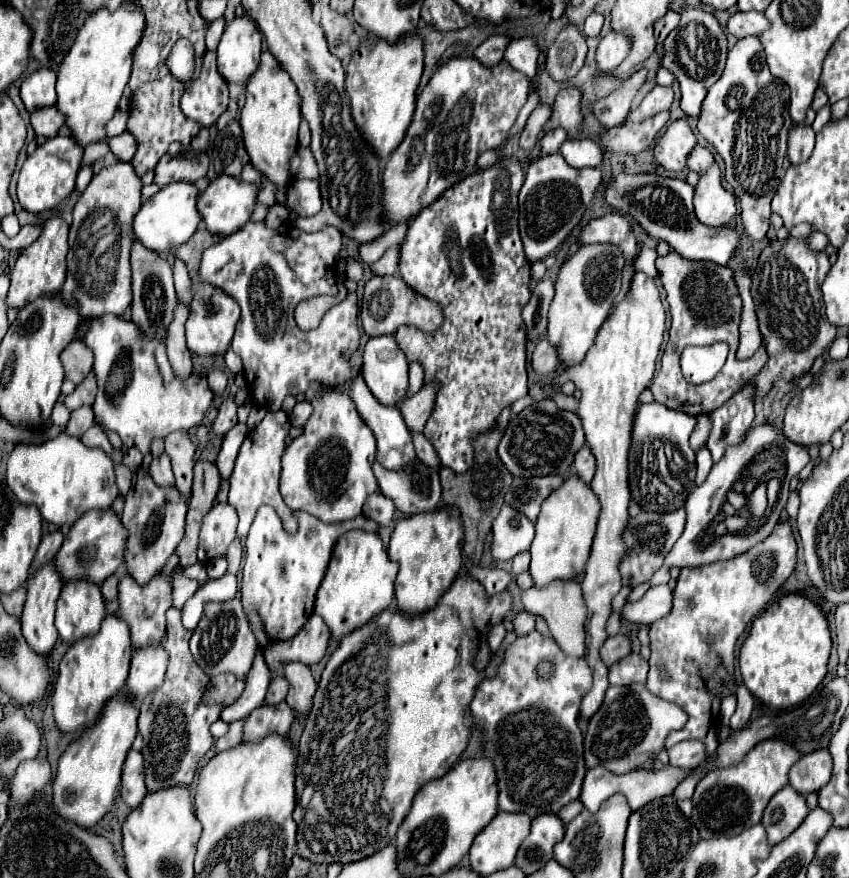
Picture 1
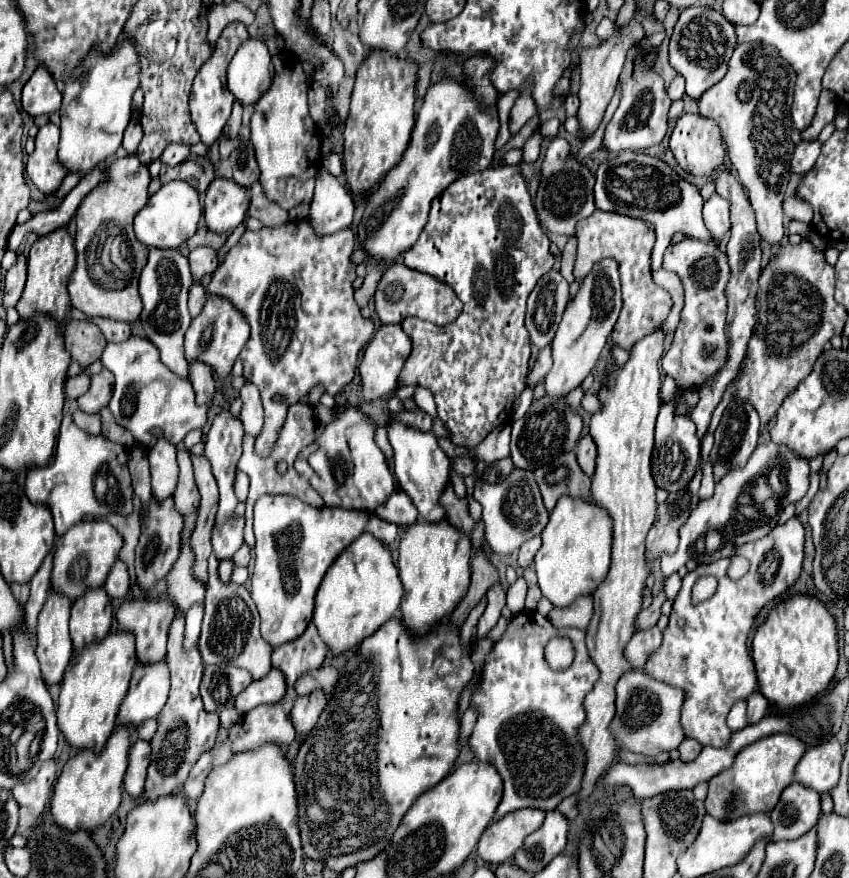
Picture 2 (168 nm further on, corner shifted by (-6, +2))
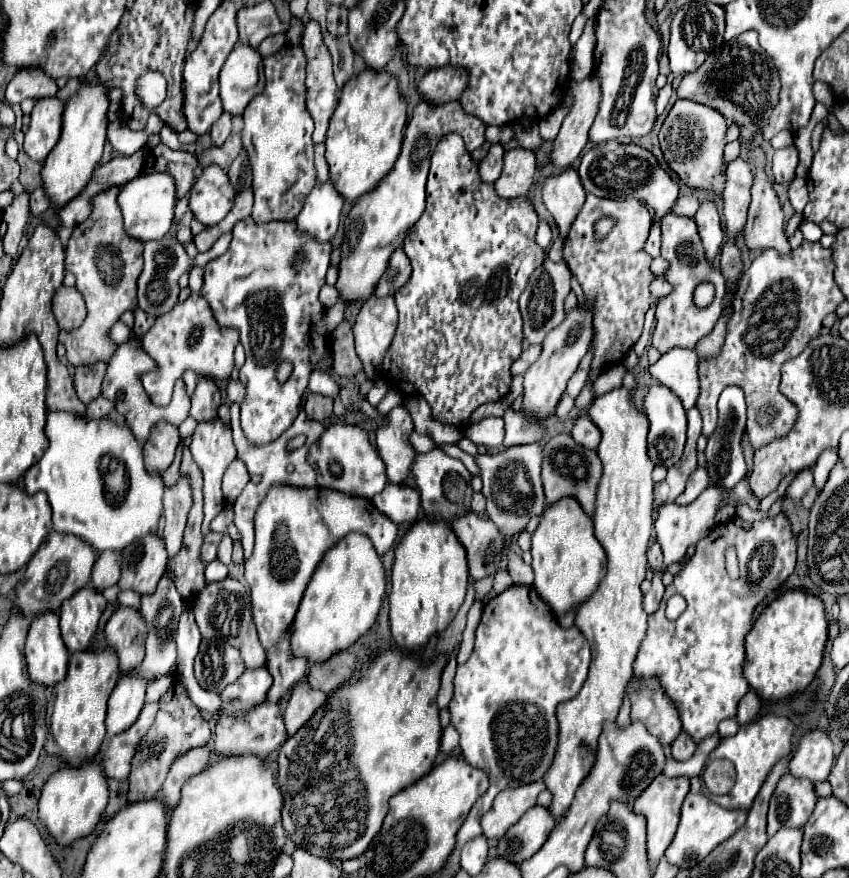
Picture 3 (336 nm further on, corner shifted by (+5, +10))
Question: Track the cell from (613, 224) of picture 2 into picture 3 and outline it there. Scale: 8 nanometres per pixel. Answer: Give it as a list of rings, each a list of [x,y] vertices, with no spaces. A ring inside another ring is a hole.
[[[588,195],[566,237],[564,261],[582,285],[584,295],[594,309],[596,353],[592,359],[592,371],[606,371],[618,365],[642,333],[644,315],[650,307],[650,283],[654,281],[650,271],[652,257],[644,251],[650,225],[650,211],[636,199],[616,201]],[[604,215],[616,217],[618,223],[606,239],[594,241],[594,223]]]

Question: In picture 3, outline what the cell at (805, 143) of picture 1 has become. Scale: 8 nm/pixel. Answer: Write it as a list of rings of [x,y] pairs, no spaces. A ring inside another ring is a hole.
[[[786,147],[774,153],[774,161],[772,161],[772,171],[774,171],[774,179],[776,183],[788,185],[794,177],[796,177],[796,165],[798,165],[798,151],[796,147]]]

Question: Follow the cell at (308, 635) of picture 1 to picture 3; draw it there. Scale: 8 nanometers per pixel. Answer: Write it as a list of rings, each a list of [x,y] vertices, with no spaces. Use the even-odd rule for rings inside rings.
[[[288,635],[278,643],[276,649],[268,651],[268,661],[266,661],[268,671],[274,677],[272,687],[268,689],[268,703],[280,703],[292,687],[306,677],[308,671],[308,661],[306,657],[294,657],[290,651],[290,641]]]

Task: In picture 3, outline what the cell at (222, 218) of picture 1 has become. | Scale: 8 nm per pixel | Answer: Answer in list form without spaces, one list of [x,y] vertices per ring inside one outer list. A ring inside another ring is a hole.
[[[210,165],[202,171],[190,191],[190,211],[194,217],[206,225],[218,225],[234,205],[236,191],[228,181],[222,167]]]

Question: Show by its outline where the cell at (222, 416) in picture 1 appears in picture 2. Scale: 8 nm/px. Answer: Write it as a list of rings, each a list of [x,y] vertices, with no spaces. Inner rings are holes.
[[[221,411],[213,419],[205,441],[205,457],[211,461],[213,475],[217,479],[221,493],[217,523],[233,515],[237,505],[237,497],[233,493],[233,481],[235,481],[237,461],[241,455],[241,439],[243,439],[241,419],[233,417],[229,411]]]

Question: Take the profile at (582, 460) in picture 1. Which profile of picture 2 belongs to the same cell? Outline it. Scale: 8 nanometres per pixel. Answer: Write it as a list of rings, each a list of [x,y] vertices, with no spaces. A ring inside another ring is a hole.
[[[591,435],[581,437],[581,441],[575,449],[575,455],[577,455],[579,467],[583,467],[583,473],[591,477],[593,471],[595,471],[595,459],[597,459],[597,445],[593,443]]]

